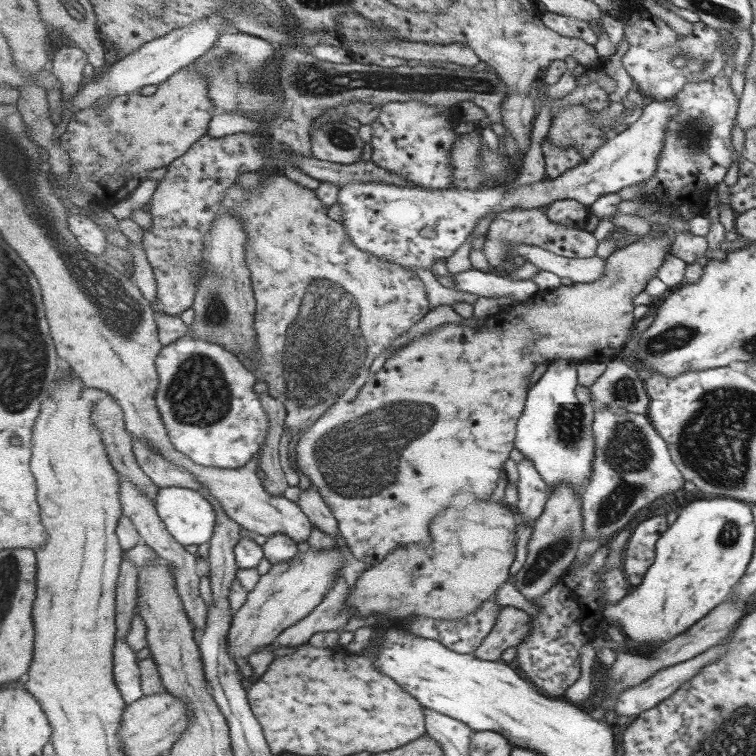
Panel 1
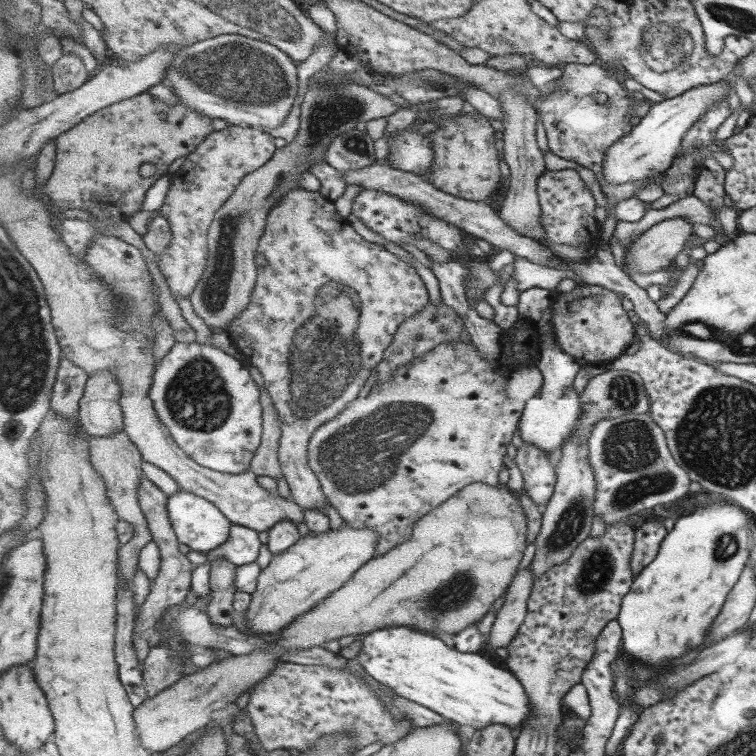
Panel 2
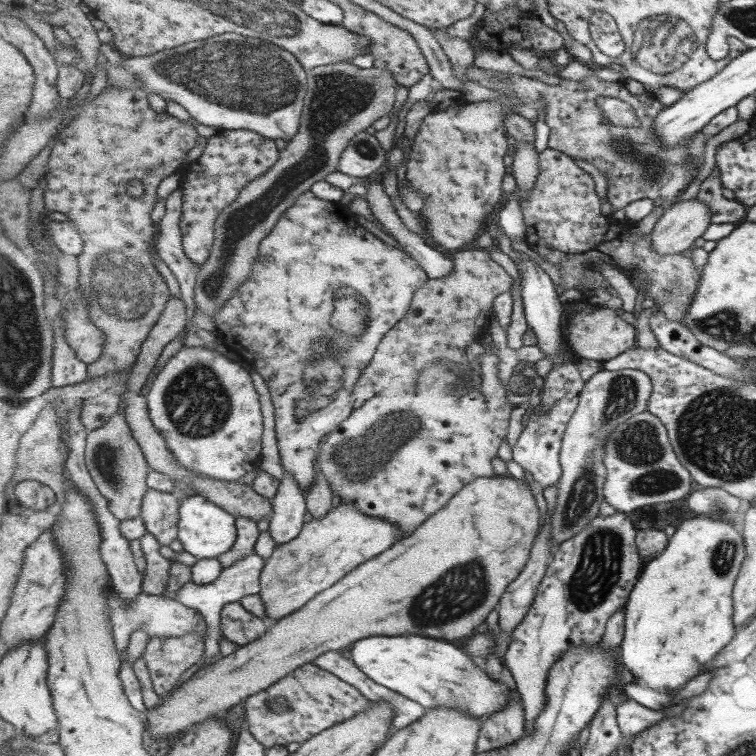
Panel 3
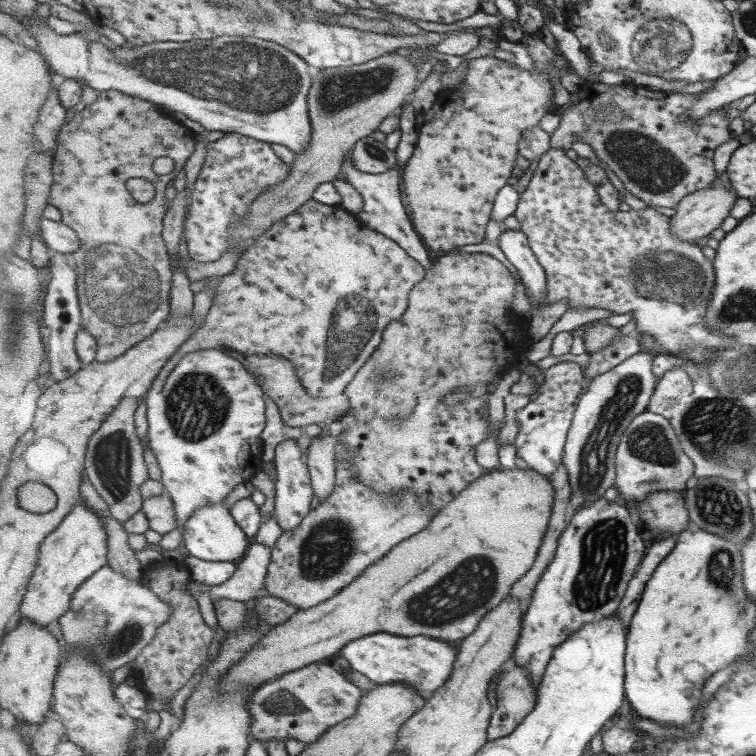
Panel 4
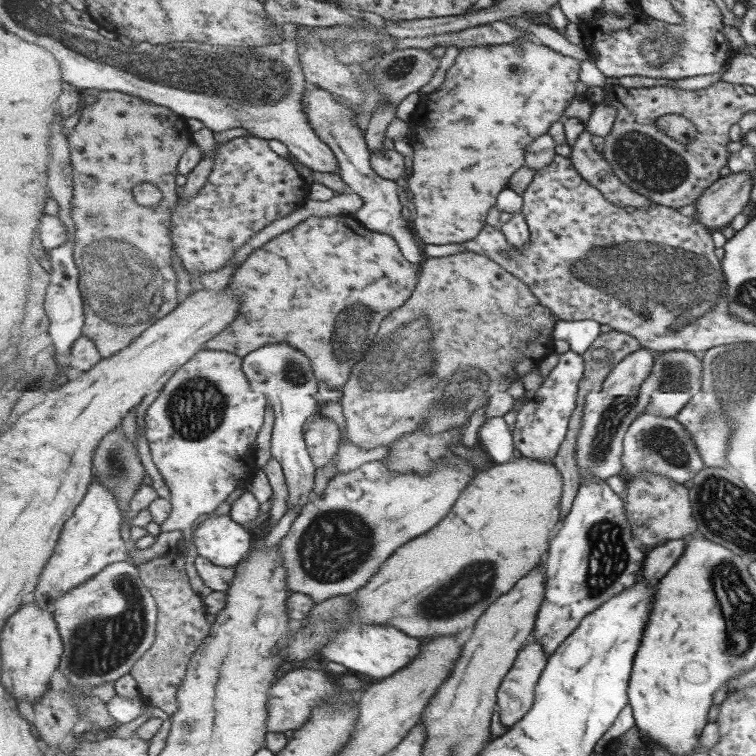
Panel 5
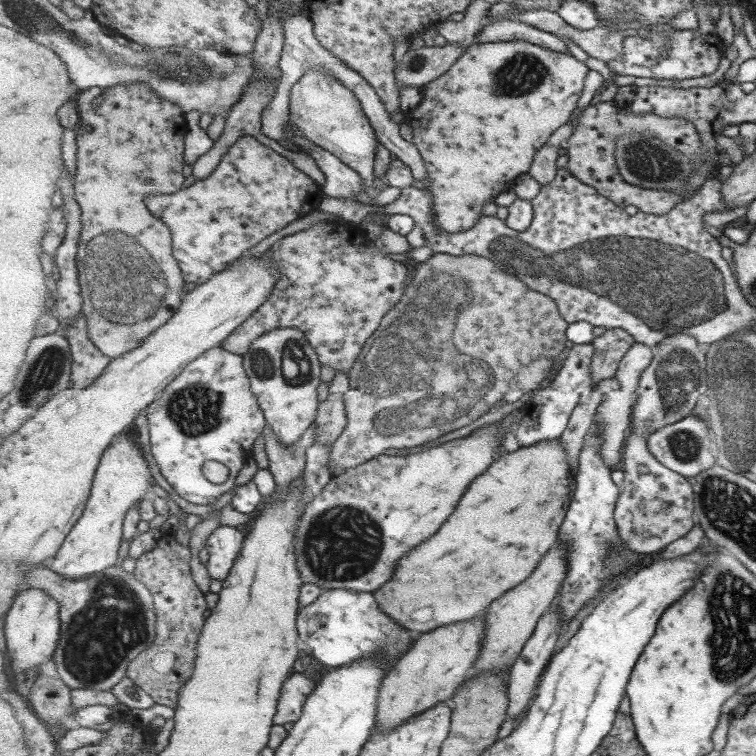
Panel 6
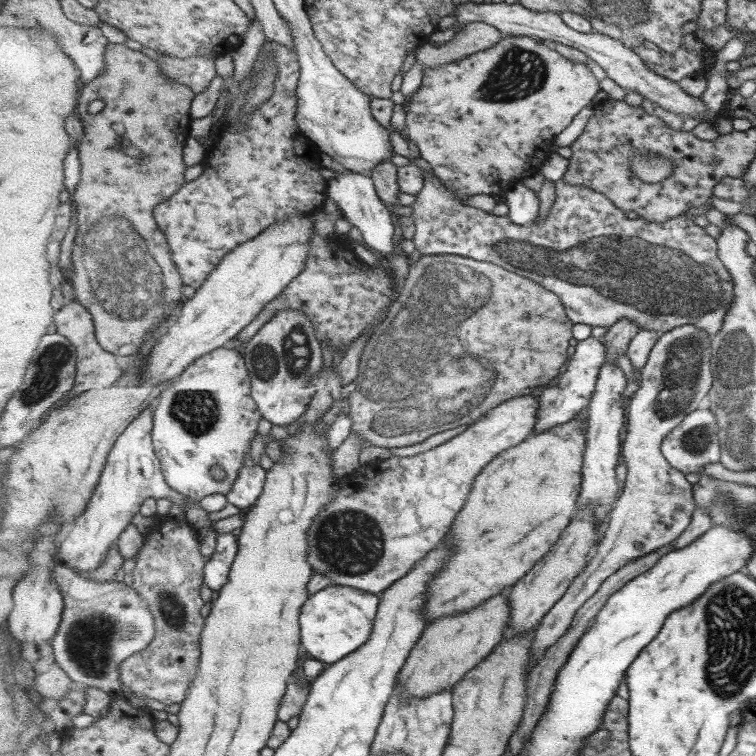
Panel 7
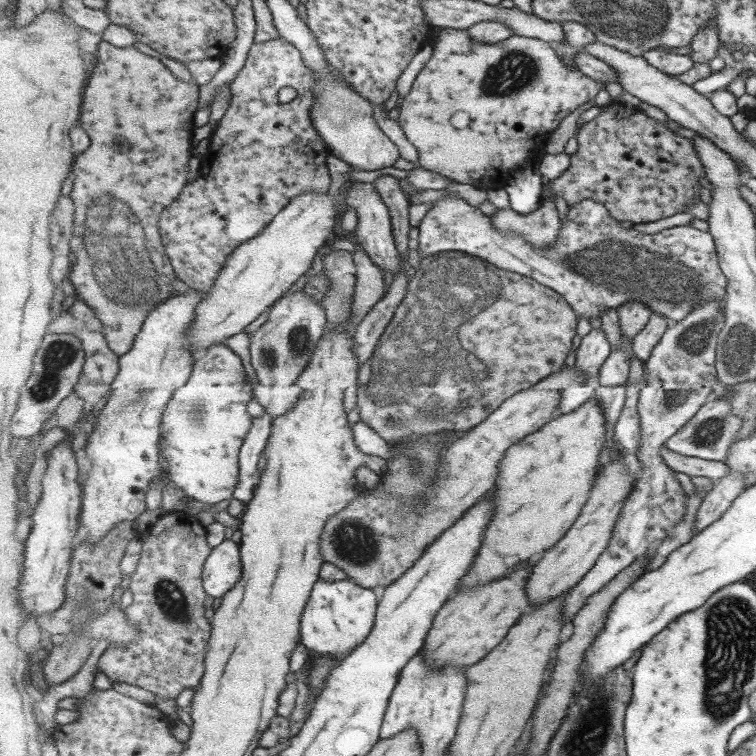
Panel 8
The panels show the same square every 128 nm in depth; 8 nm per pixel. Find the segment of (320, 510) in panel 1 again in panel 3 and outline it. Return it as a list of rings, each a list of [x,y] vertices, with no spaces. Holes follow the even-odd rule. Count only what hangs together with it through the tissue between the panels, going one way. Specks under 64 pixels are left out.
[[[312,190],[302,194],[297,202],[280,218],[272,232],[269,233],[269,238],[263,238],[263,242],[259,246],[259,254],[257,254],[253,268],[251,268],[251,276],[235,290],[234,297],[231,297],[217,314],[210,317],[216,329],[216,337],[220,338],[228,349],[244,357],[268,385],[274,404],[277,446],[283,470],[289,472],[291,476],[295,476],[295,479],[300,482],[306,492],[311,490],[312,484],[317,479],[316,460],[321,449],[321,438],[337,430],[339,425],[348,420],[354,413],[353,387],[363,376],[365,370],[372,365],[375,354],[380,349],[386,334],[393,330],[412,309],[413,297],[430,279],[420,262],[415,260],[411,253],[395,248],[395,246],[389,246],[381,238],[377,238],[375,234],[365,230],[357,221],[357,217],[358,215],[349,210],[349,207],[343,202],[329,202],[321,199]]]

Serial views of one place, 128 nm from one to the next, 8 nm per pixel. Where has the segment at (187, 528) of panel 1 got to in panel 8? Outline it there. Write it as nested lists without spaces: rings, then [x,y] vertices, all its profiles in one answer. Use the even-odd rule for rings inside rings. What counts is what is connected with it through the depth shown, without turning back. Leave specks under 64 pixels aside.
[[[223,540],[209,555],[204,566],[204,589],[216,600],[222,598],[237,586],[244,573],[240,543]]]

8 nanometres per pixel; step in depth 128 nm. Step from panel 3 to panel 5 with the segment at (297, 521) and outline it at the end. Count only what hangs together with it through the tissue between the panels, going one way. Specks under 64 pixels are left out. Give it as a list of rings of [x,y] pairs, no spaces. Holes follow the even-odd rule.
[[[271,344],[255,350],[243,358],[244,372],[252,383],[252,390],[263,393],[274,410],[274,426],[271,435],[271,454],[281,464],[289,485],[288,510],[301,512],[316,487],[316,464],[309,452],[303,426],[311,416],[319,416],[316,393],[318,378],[313,372],[311,360],[291,344]]]

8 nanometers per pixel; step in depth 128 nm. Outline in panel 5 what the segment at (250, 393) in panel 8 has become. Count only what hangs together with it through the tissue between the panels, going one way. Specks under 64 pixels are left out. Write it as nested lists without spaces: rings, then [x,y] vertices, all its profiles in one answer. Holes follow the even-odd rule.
[[[204,349],[198,353],[196,357],[191,358],[177,373],[170,379],[164,390],[161,391],[156,400],[149,406],[145,414],[145,436],[149,442],[152,460],[156,465],[160,475],[170,490],[170,500],[172,502],[172,511],[169,518],[162,524],[162,532],[173,532],[173,530],[180,530],[183,532],[184,545],[181,550],[184,554],[187,552],[189,542],[191,542],[191,530],[193,530],[193,522],[199,520],[203,514],[210,515],[213,510],[217,510],[237,488],[243,486],[259,468],[255,464],[253,442],[257,440],[257,434],[263,428],[265,422],[265,414],[267,414],[267,400],[263,393],[252,390],[252,383],[244,372],[243,358],[229,353],[225,350],[211,350]]]

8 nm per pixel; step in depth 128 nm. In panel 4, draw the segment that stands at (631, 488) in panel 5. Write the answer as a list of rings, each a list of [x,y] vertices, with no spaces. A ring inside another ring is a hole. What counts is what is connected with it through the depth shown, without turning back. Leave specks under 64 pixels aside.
[[[676,490],[648,493],[644,501],[638,502],[637,514],[645,524],[646,537],[651,533],[675,534],[679,536],[689,526],[689,510],[685,494]]]

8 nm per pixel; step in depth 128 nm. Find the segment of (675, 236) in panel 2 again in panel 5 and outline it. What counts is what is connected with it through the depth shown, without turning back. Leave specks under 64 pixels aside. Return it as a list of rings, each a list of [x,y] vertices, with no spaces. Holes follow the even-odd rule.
[[[733,173],[721,177],[696,202],[697,220],[709,230],[721,230],[744,212],[752,191],[751,173]]]

